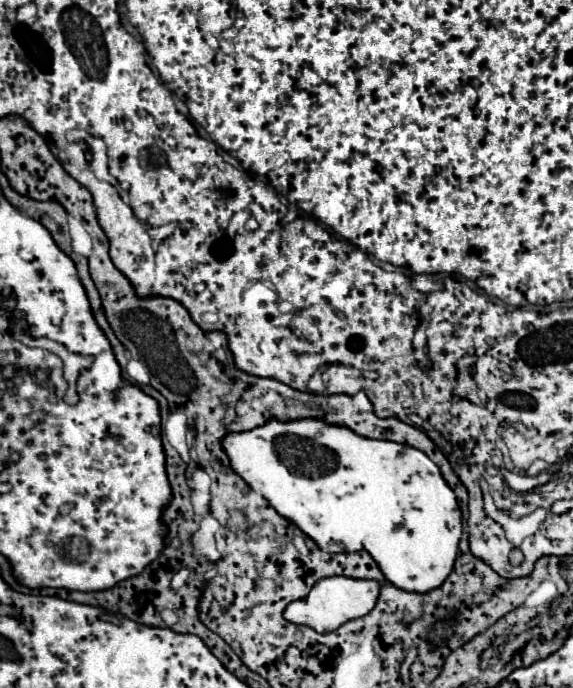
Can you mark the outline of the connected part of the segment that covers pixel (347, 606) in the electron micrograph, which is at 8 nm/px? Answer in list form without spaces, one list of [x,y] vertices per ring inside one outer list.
[[[330,577],[320,581],[308,597],[292,601],[286,609],[284,609],[284,617],[290,623],[298,623],[298,625],[308,625],[318,633],[330,633],[334,629],[338,629],[342,623],[352,621],[356,617],[366,615],[378,599],[378,591],[380,585],[376,581],[360,581],[360,579],[344,579],[344,577]]]

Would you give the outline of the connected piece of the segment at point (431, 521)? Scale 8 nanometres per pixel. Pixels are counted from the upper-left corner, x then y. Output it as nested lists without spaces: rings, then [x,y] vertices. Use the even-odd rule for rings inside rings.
[[[272,417],[264,425],[254,427],[250,431],[226,433],[222,437],[222,449],[228,455],[230,467],[234,469],[234,473],[238,473],[256,493],[260,493],[282,517],[292,519],[292,523],[296,523],[308,537],[312,537],[322,551],[326,551],[326,553],[368,551],[372,555],[372,559],[376,559],[376,563],[378,563],[380,571],[384,573],[384,577],[392,585],[396,585],[396,587],[400,587],[404,591],[416,591],[416,593],[432,591],[432,589],[440,587],[446,581],[446,577],[450,575],[450,571],[454,567],[456,551],[458,551],[458,541],[460,541],[460,535],[462,535],[460,509],[458,509],[458,503],[456,503],[456,495],[448,487],[444,477],[440,475],[440,469],[422,451],[418,451],[418,449],[414,449],[410,445],[394,443],[394,441],[378,441],[378,439],[360,437],[358,433],[354,433],[352,429],[348,429],[344,425],[332,425],[332,423],[326,423],[324,419],[318,419],[318,417],[294,419],[294,421],[278,421],[278,419]]]

